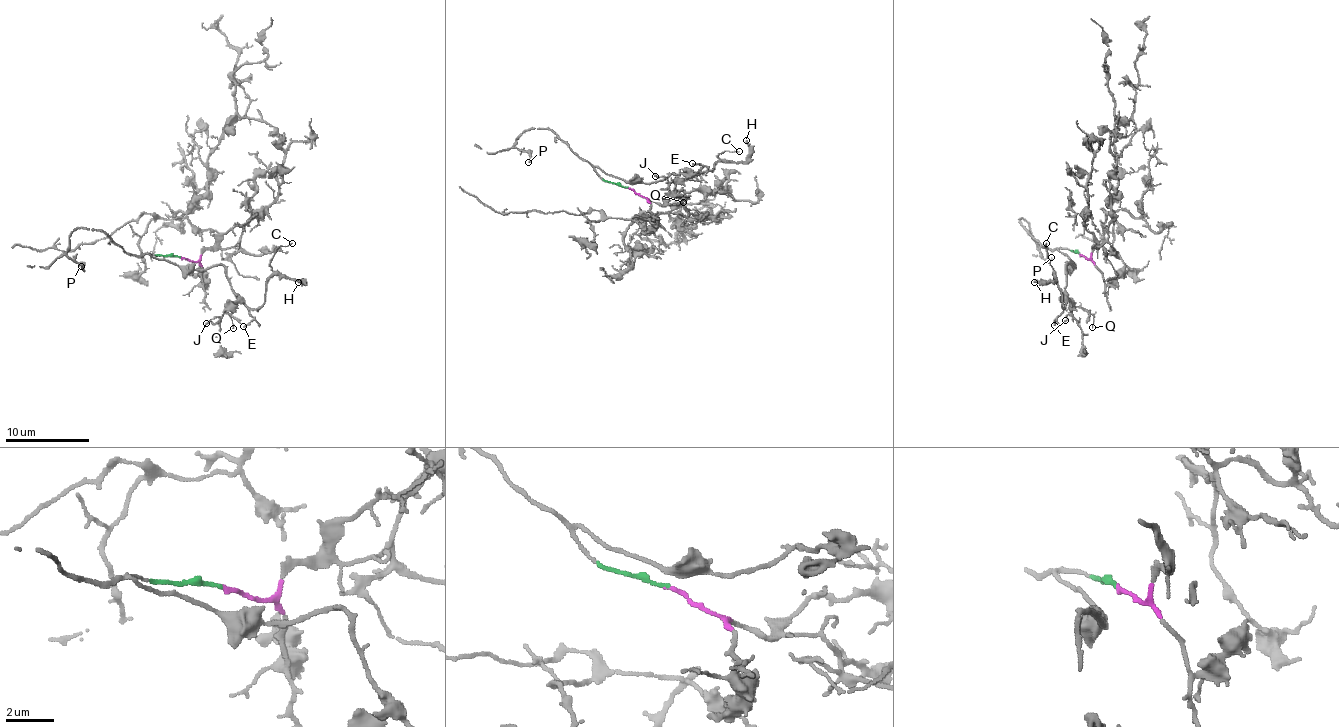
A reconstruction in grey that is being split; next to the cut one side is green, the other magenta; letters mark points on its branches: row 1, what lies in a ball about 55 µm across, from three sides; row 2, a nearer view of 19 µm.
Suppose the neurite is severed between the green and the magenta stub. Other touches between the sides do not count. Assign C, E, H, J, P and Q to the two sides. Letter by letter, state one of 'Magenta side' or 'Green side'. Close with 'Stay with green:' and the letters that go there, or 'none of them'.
C: Green side
E: Green side
H: Green side
J: Green side
P: Green side
Q: Green side
Stay with green: C, E, H, J, P, Q

